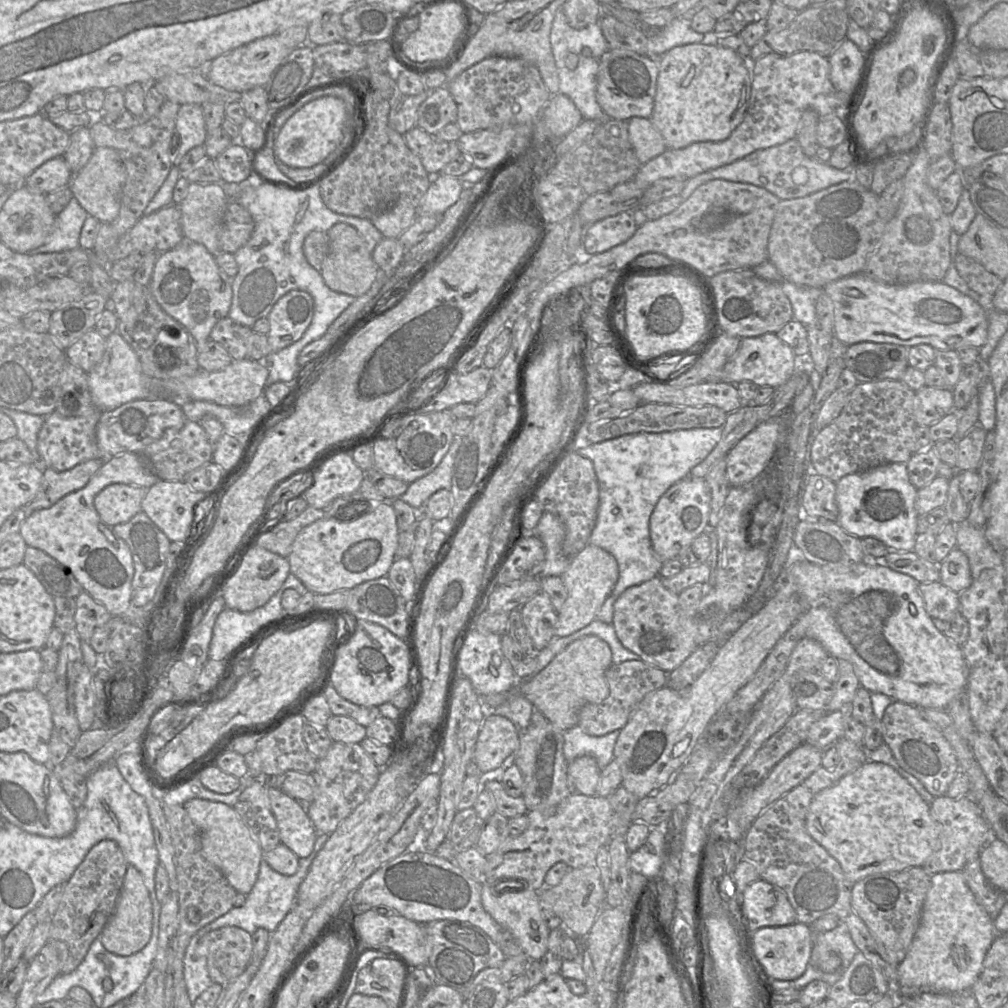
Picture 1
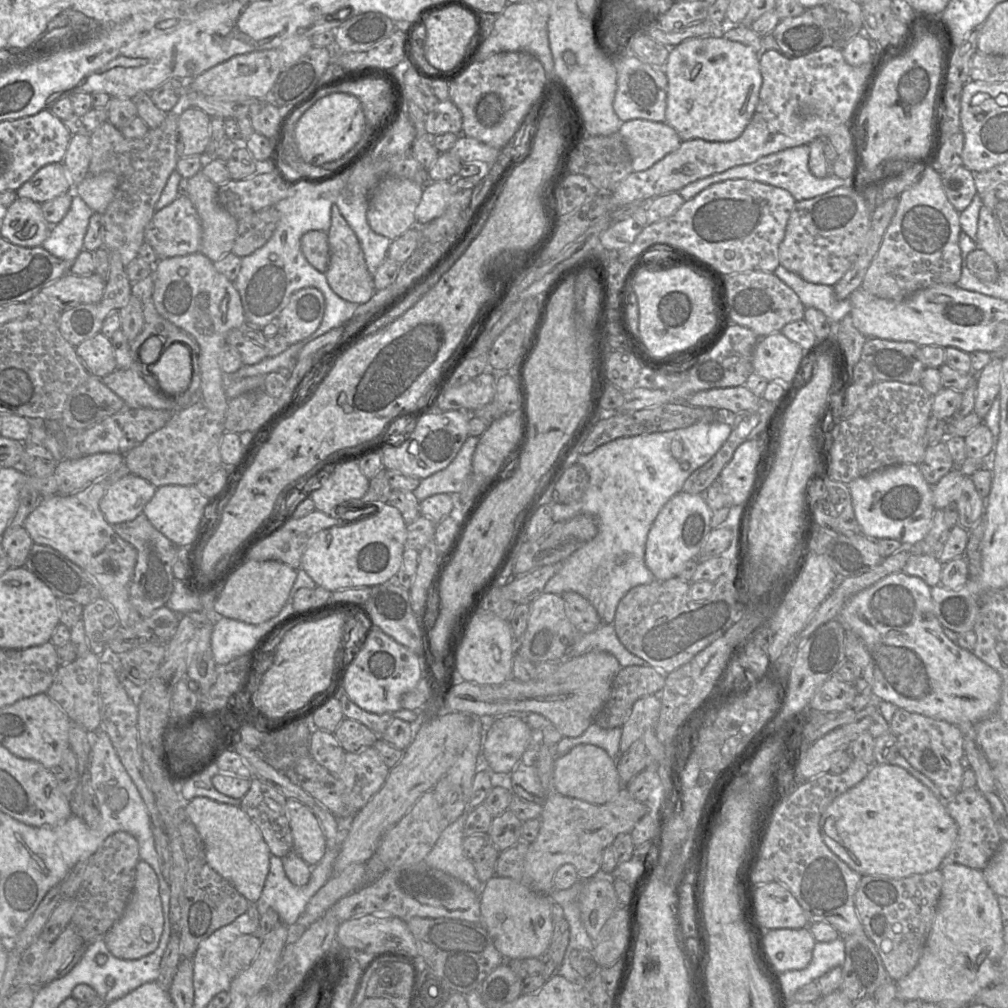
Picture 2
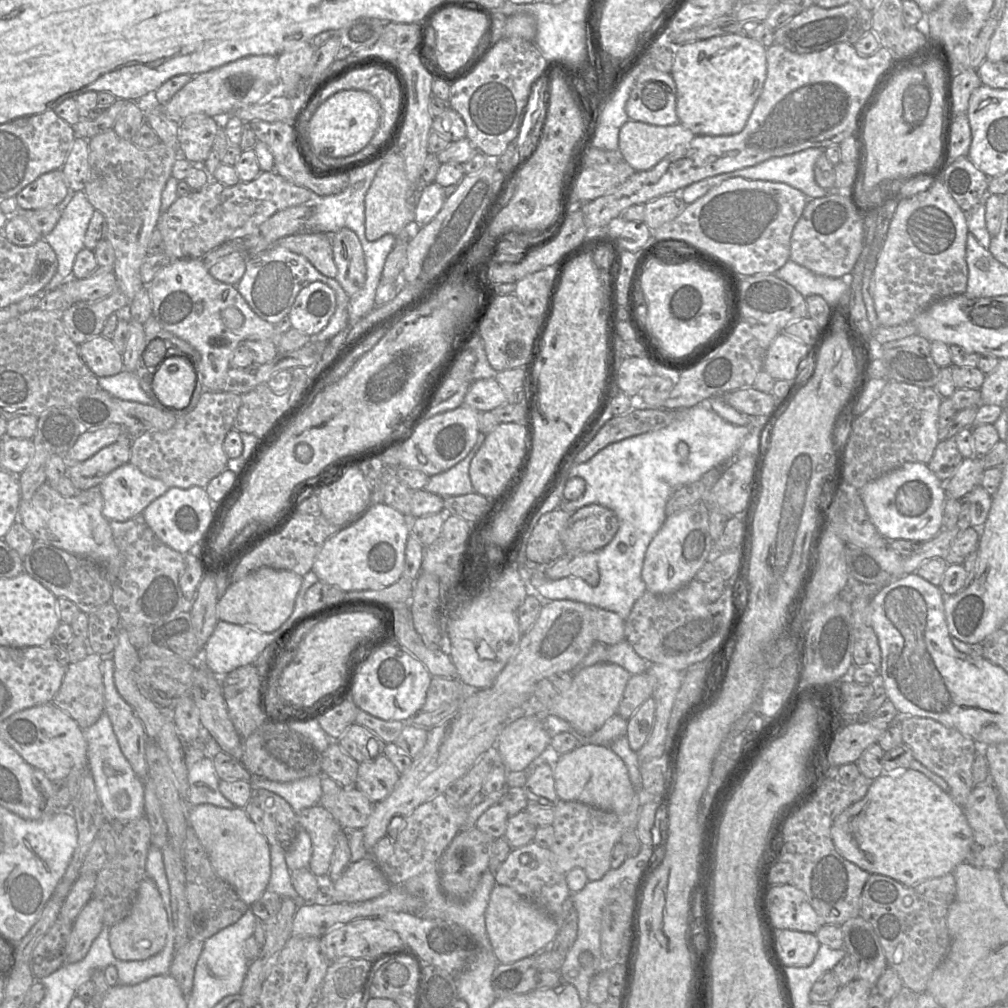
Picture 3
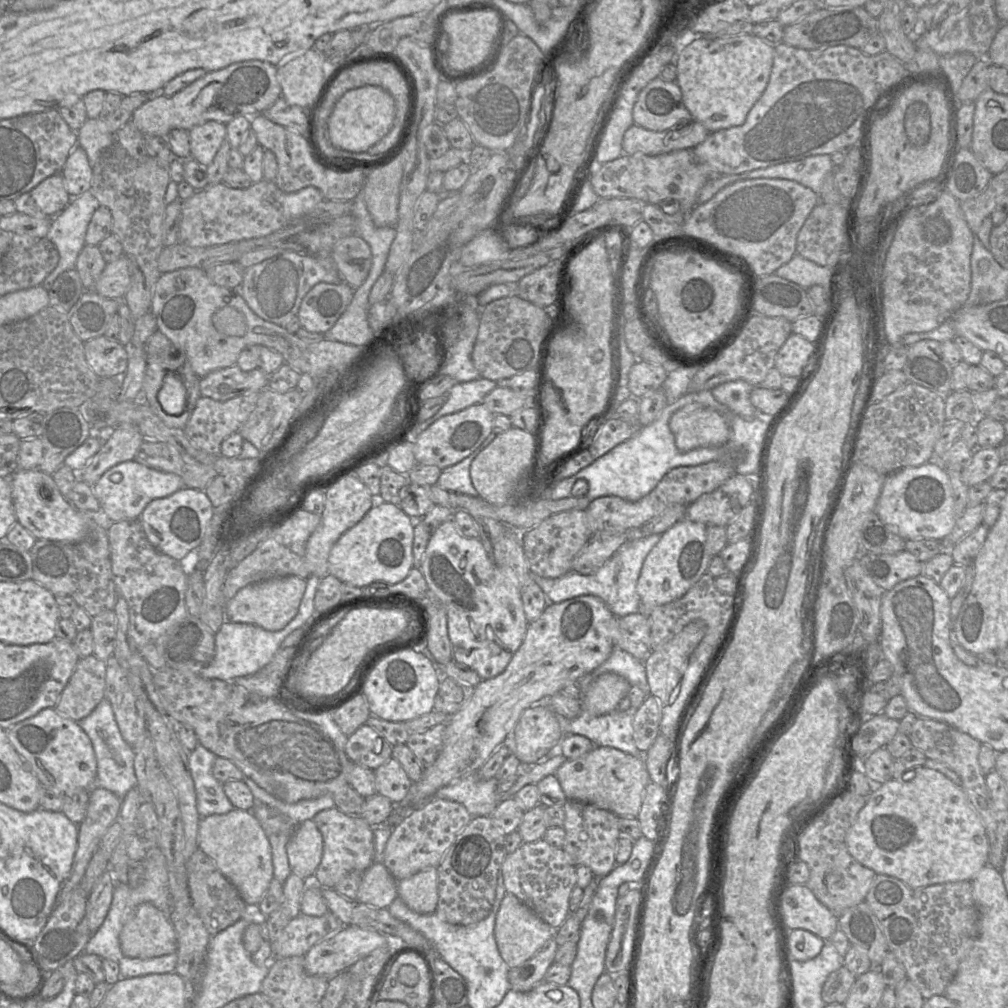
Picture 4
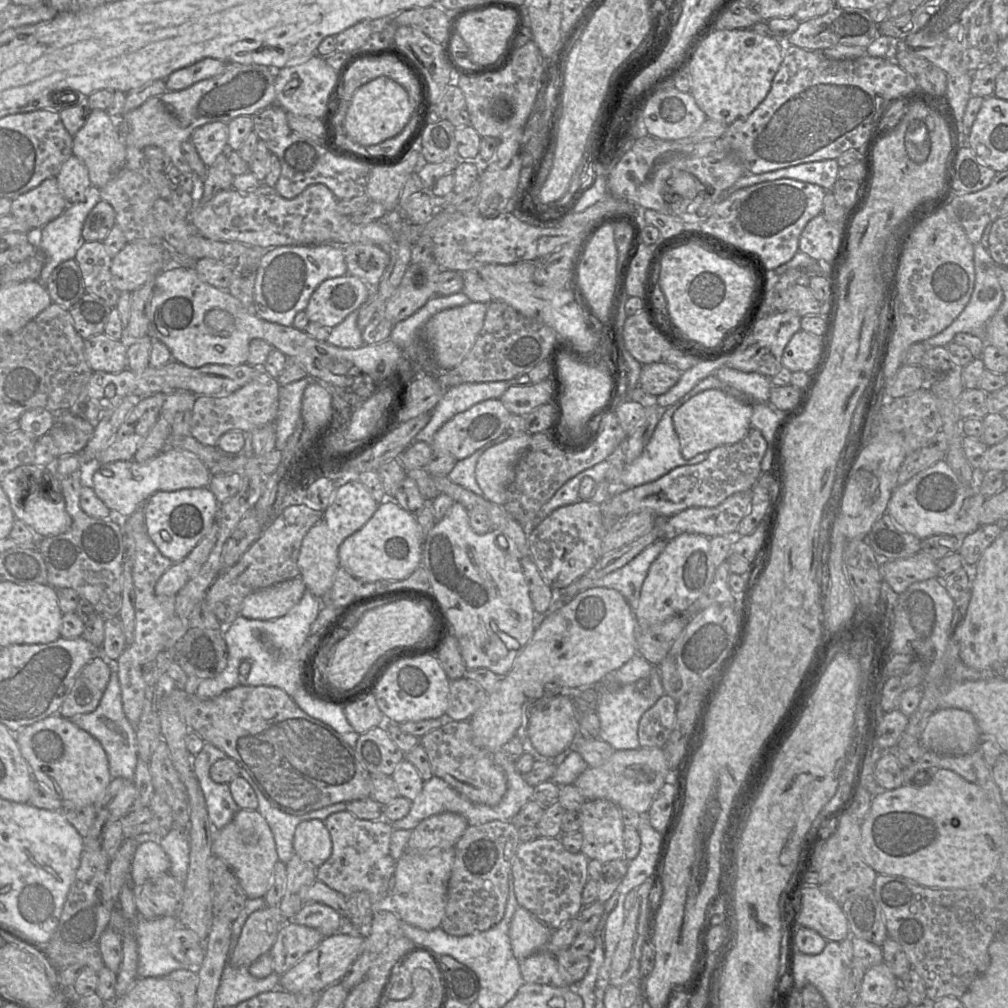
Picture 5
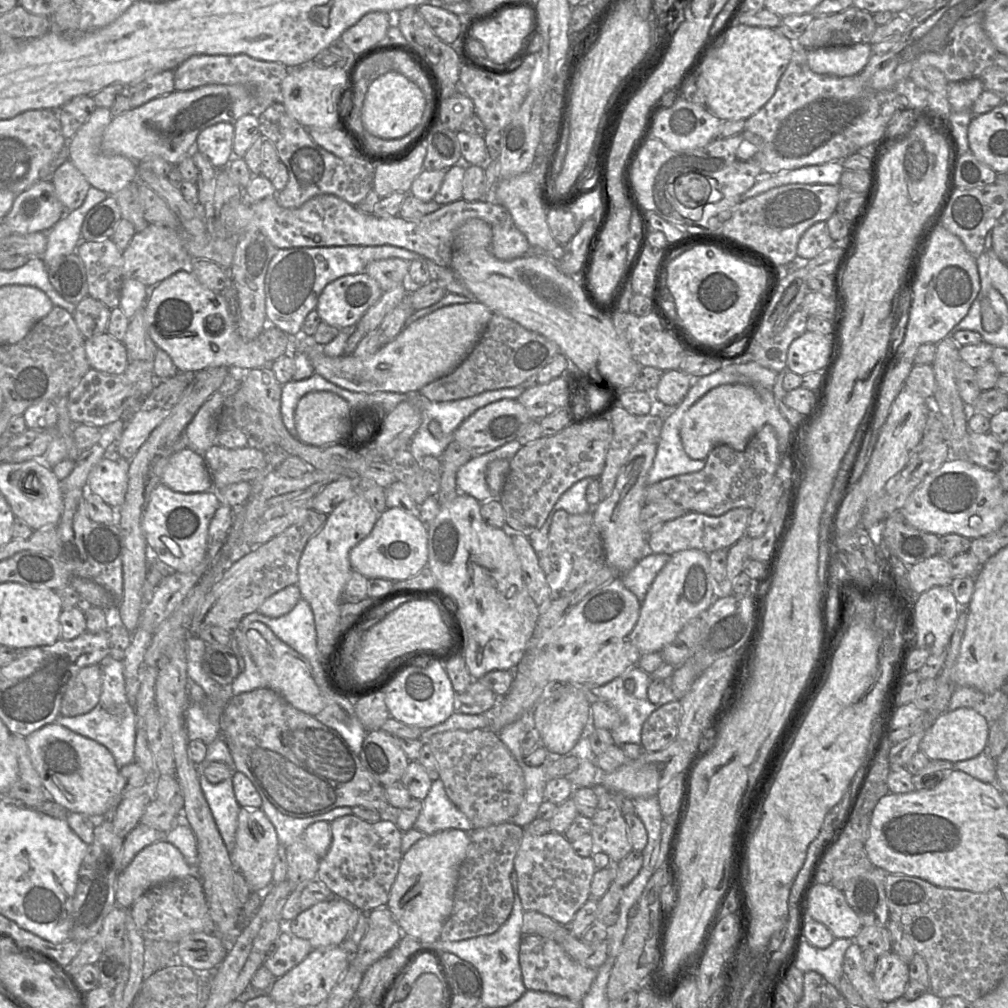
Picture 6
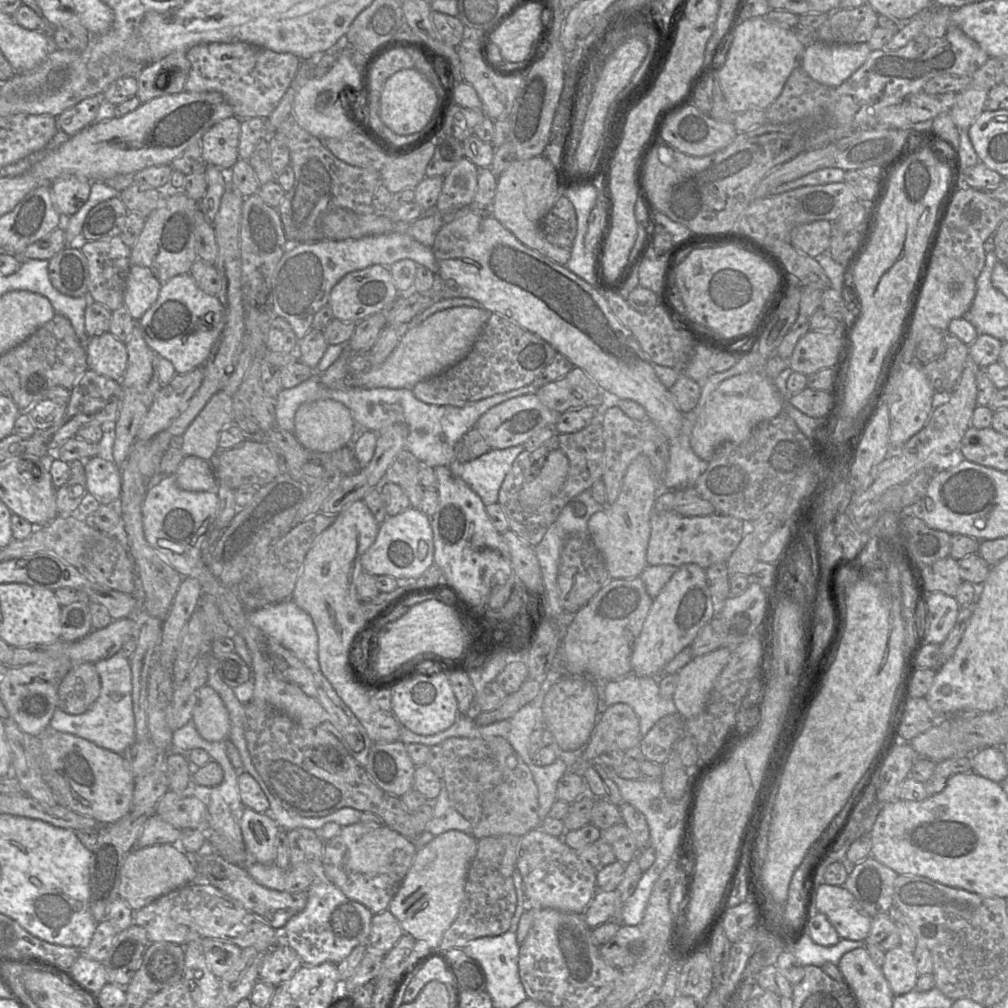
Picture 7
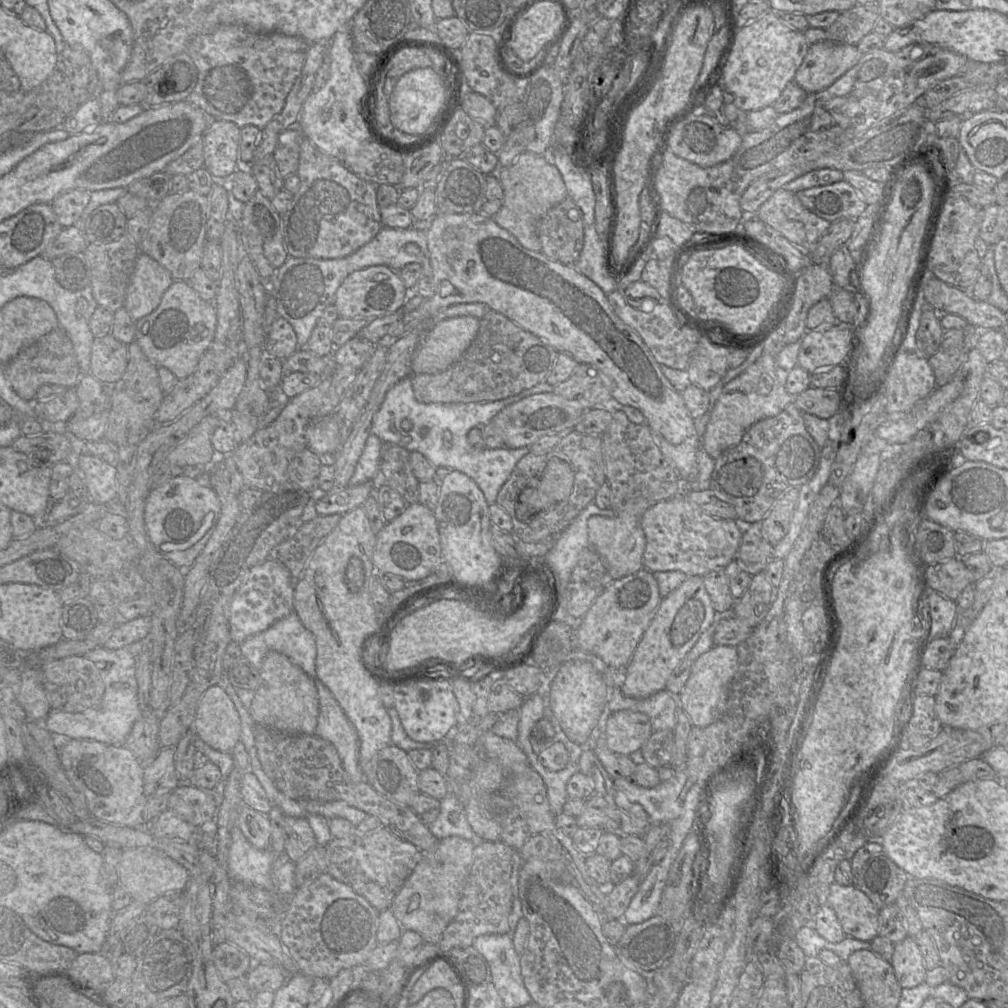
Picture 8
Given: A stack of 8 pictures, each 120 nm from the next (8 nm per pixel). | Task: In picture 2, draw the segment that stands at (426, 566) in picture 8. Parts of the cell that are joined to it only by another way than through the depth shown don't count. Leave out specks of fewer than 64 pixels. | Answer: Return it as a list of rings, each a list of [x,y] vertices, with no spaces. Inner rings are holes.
[[[373,503],[363,514],[375,512],[373,517],[357,523],[342,524],[315,533],[308,541],[302,555],[300,568],[318,585],[330,592],[359,586],[376,586],[393,581],[397,574],[404,552],[406,523],[400,511],[388,503]]]

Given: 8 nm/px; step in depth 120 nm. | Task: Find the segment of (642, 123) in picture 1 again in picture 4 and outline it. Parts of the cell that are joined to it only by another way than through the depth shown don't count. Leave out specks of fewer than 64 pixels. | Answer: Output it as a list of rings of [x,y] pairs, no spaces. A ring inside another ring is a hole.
[[[699,122],[666,131],[651,131],[633,124],[624,134],[623,153],[628,155],[658,155],[682,149],[693,149],[710,132]]]

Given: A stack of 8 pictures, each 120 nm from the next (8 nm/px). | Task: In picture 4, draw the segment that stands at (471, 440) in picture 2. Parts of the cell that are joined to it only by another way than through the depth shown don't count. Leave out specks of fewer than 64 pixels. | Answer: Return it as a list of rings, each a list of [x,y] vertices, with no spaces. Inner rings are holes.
[[[491,432],[469,456],[443,469],[436,484],[450,492],[478,497],[479,493],[474,488],[470,478],[470,465],[474,458],[491,443],[490,441],[495,435],[496,433]]]

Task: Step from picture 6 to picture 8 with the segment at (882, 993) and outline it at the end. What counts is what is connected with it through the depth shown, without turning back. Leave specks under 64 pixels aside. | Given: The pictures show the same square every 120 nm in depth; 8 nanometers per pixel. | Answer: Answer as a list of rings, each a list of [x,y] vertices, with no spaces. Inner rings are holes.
[[[907,936],[894,944],[890,963],[902,989],[914,988],[925,981],[927,970],[915,938]]]

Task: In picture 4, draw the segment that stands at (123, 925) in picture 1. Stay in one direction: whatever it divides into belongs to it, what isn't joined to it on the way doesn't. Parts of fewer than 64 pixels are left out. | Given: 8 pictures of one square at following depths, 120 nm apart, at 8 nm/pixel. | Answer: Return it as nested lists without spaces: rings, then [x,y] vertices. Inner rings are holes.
[[[151,903],[139,905],[119,935],[121,951],[130,958],[177,953],[177,938],[169,918]]]

